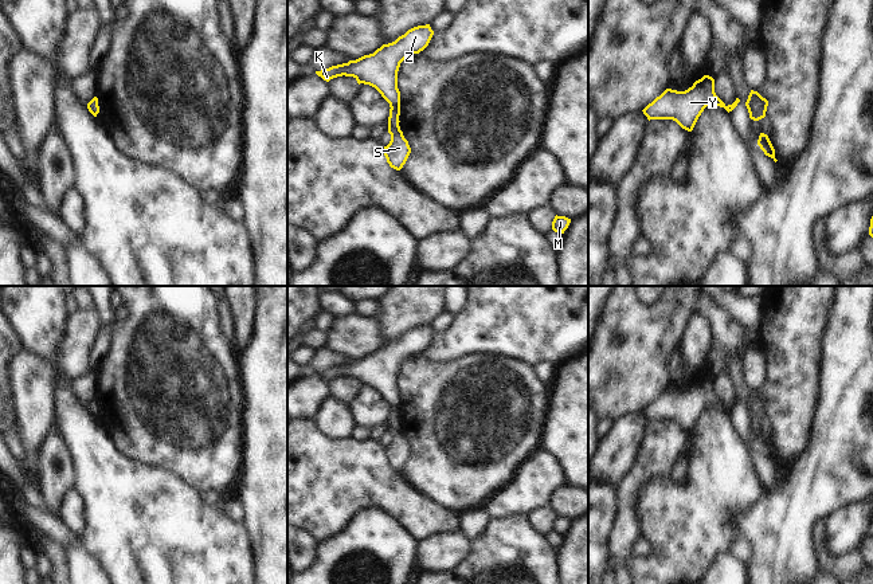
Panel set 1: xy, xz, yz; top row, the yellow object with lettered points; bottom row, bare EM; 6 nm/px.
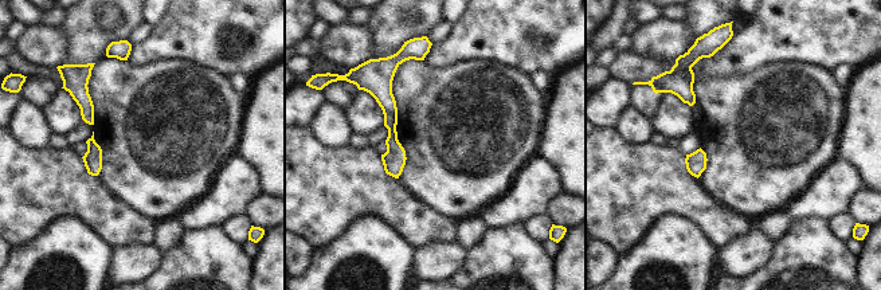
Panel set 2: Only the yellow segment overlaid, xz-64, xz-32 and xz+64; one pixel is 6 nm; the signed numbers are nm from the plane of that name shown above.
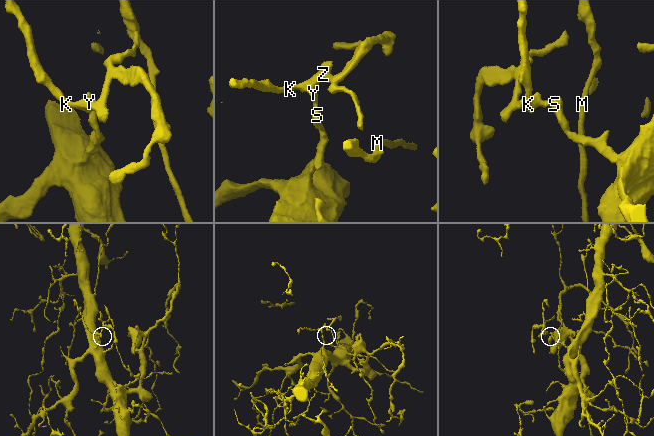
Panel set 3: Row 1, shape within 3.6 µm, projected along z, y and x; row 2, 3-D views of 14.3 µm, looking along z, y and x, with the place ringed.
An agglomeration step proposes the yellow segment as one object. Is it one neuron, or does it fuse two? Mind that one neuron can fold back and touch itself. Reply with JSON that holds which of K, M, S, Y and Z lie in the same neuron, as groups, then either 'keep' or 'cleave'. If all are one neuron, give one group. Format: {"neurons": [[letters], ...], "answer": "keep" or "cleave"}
{"neurons": [["K", "M", "S", "Y", "Z"]], "answer": "keep"}

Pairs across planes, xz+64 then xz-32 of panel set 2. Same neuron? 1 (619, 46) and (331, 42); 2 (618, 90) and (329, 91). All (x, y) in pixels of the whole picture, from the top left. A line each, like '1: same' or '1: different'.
1: different
2: different

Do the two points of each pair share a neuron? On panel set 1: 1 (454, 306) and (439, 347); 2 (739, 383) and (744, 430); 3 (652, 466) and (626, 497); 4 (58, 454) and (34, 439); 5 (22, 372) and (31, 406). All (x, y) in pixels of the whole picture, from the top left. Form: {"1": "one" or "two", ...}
{"1": "two", "2": "one", "3": "one", "4": "two", "5": "one"}

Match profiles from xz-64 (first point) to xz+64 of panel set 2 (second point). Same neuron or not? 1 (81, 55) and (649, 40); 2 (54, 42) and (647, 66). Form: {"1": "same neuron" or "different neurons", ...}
{"1": "different neurons", "2": "different neurons"}

